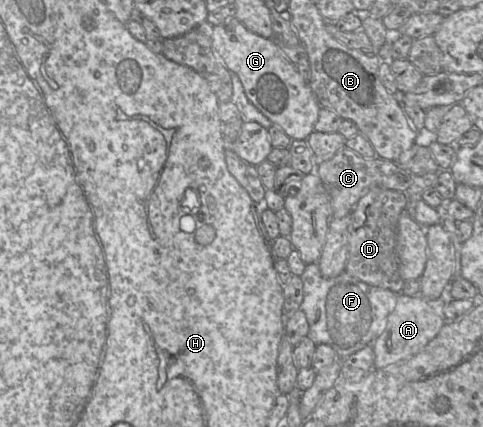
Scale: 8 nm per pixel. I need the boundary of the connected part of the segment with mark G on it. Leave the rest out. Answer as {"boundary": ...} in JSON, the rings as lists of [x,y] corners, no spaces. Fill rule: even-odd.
{"boundary":[[[235,17],[212,29],[212,47],[224,66],[240,79],[248,100],[272,124],[279,126],[292,140],[306,140],[314,131],[319,105],[308,82],[271,38],[249,31]]]}

